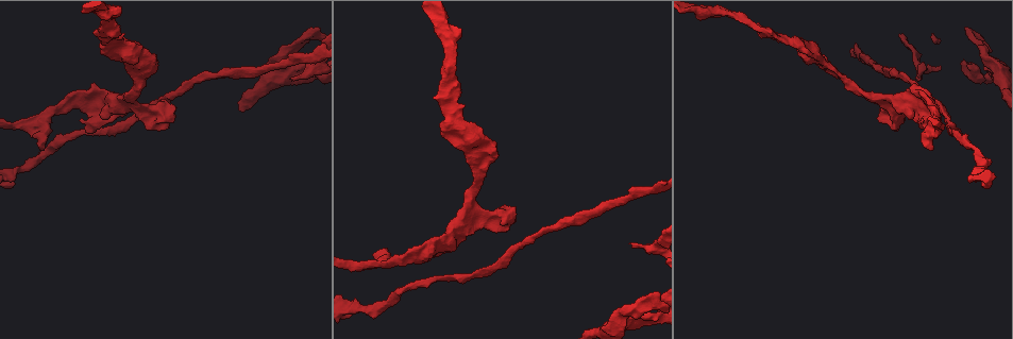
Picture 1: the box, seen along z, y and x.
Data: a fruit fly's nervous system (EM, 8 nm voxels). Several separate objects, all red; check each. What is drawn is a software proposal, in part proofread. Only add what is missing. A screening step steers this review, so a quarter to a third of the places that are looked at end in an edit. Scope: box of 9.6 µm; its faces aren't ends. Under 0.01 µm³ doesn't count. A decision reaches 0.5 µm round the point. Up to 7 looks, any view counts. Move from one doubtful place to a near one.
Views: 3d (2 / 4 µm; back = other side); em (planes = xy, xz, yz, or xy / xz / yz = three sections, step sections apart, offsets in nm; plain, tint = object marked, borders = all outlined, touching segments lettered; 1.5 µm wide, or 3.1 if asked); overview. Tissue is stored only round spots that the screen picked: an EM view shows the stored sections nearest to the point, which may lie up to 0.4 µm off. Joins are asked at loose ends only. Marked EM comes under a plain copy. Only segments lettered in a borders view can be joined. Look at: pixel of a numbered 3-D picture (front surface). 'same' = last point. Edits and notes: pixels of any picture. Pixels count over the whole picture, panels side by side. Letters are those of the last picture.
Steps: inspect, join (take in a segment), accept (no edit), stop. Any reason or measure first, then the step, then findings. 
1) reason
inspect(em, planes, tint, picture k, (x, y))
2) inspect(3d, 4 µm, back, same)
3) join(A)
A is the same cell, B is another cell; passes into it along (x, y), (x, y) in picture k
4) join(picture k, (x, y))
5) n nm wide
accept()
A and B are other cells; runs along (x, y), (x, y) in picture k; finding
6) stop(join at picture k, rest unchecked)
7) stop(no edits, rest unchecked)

inspect(3d, 2 µm, picture 1, (435, 241))

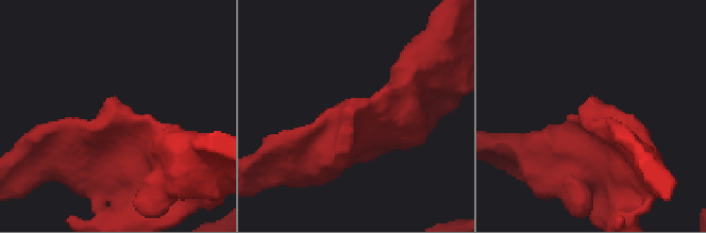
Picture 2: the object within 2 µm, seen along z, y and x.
need the tissue
inspect(em, planes, borders, picture 2, (356, 111))

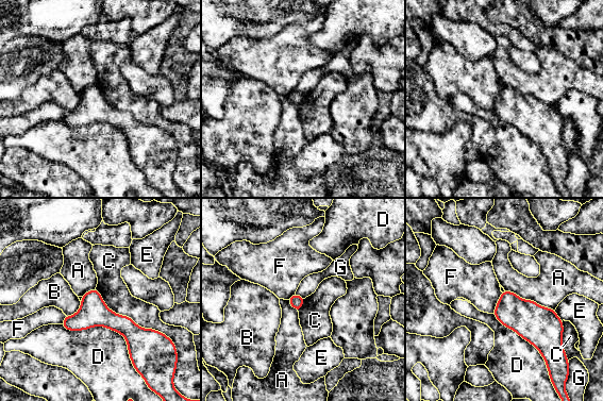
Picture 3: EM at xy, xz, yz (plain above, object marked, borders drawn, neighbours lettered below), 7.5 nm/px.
accept()
A, B, C, D, E, F and G are other cells; none of them fits

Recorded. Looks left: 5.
branch stops here
inspect(3d, 4 µm, picture 1, (915, 78))

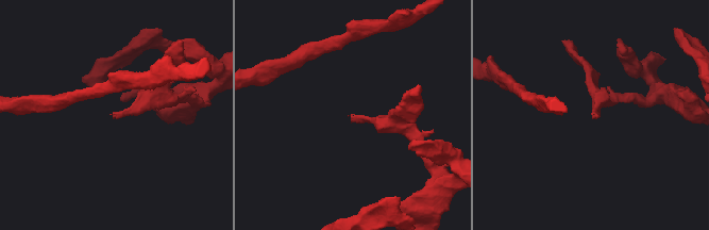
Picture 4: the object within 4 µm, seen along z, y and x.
need the tissue
inspect(em, planes, tint, picture 4, (349, 115))

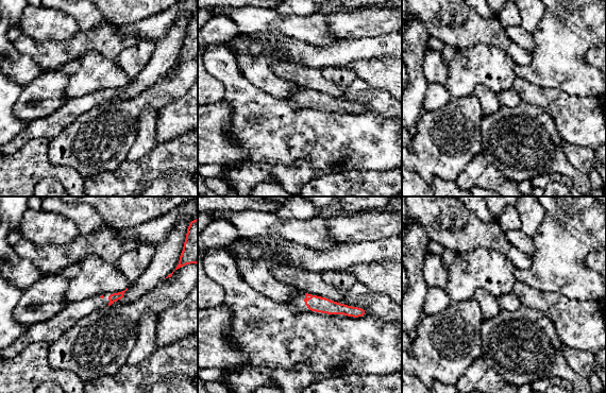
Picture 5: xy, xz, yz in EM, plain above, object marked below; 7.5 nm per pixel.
inspect(em, planes, borders, same)

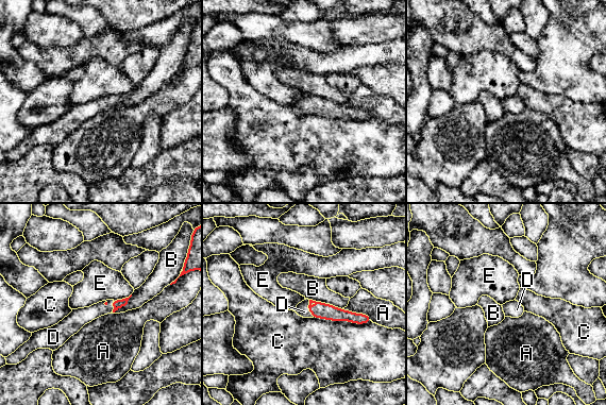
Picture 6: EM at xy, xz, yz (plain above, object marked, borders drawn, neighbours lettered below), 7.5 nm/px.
join(picture 6, (302, 309))
D is the same cell, A, B, C and E are other cells; passes into it along (322, 310), (308, 307), (302, 309) in picture 6; it goes on there

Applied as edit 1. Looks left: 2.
inspect(em, planes, borders, picture 1, (931, 148))

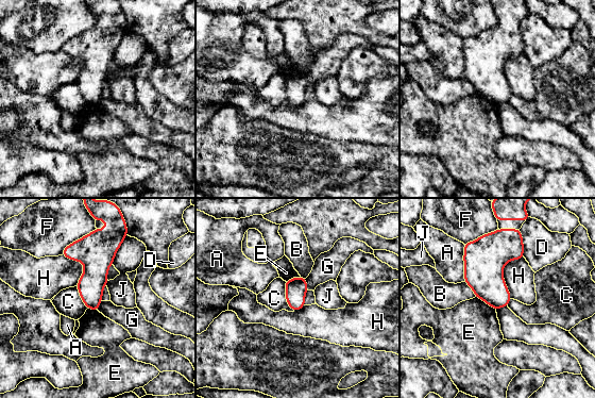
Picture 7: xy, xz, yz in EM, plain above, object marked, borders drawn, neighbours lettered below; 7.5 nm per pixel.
160 nm wide
accept()
A, B, C, D, E, F, G, H and J are other cells; border along (284, 281), (285, 299), (293, 311) in picture 7; none of them fits

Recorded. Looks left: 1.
stop(join at picture 6, rest unchecked)

